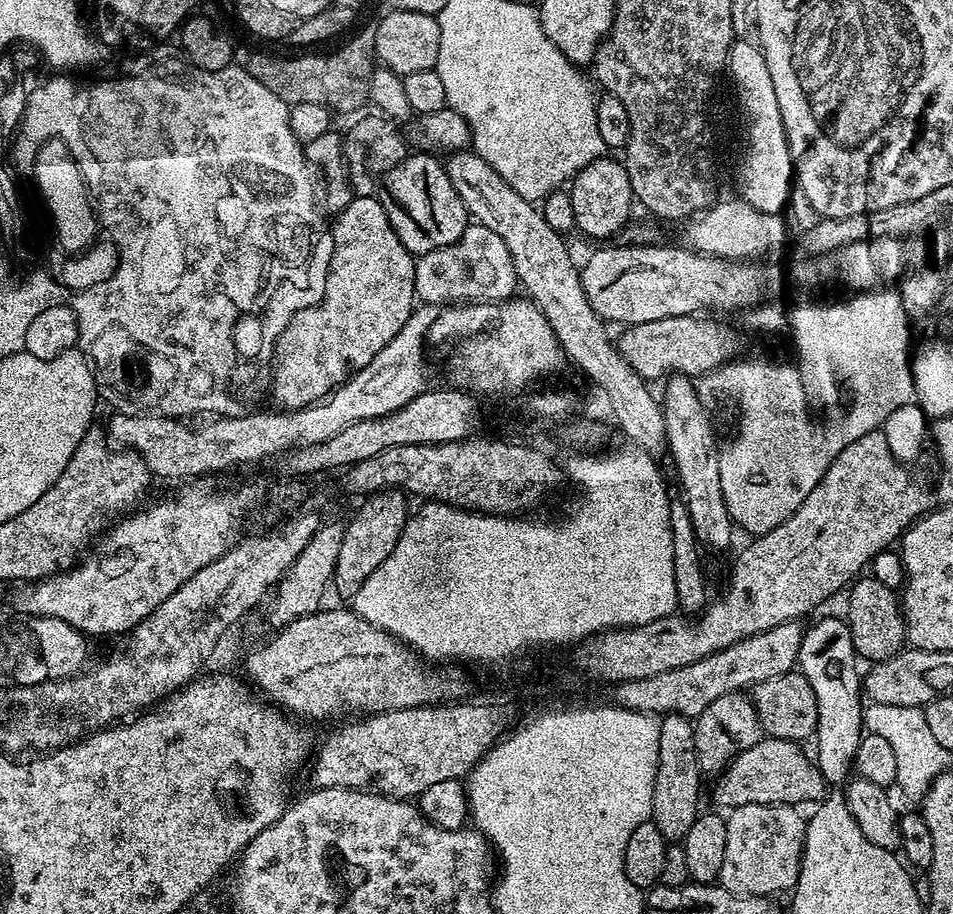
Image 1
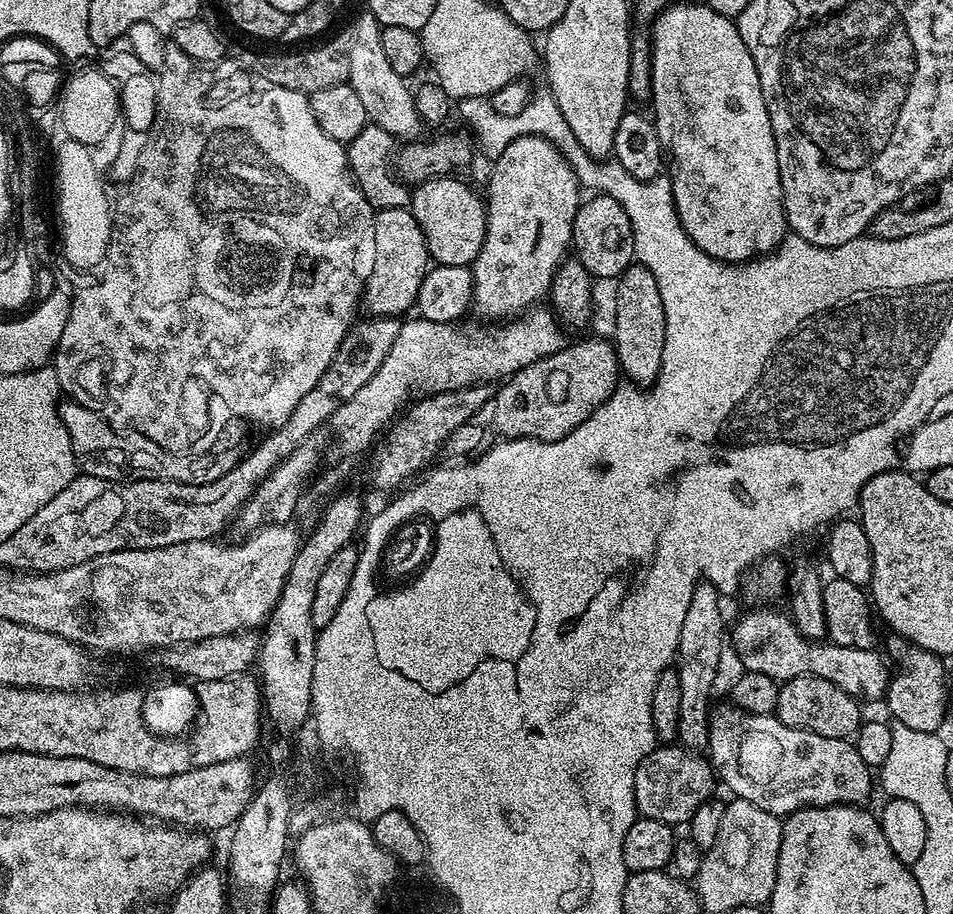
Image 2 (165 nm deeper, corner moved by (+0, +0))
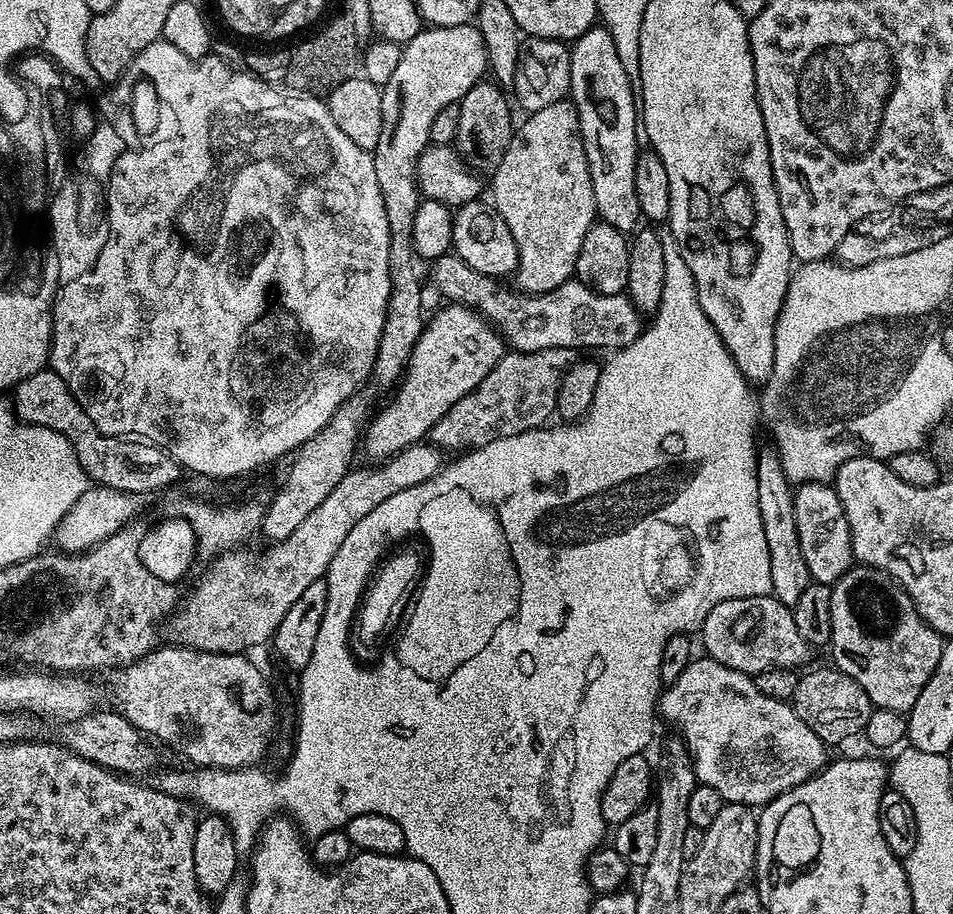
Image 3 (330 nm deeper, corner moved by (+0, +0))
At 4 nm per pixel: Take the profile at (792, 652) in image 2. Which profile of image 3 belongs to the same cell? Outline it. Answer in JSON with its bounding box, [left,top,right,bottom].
[698,595,810,678]

